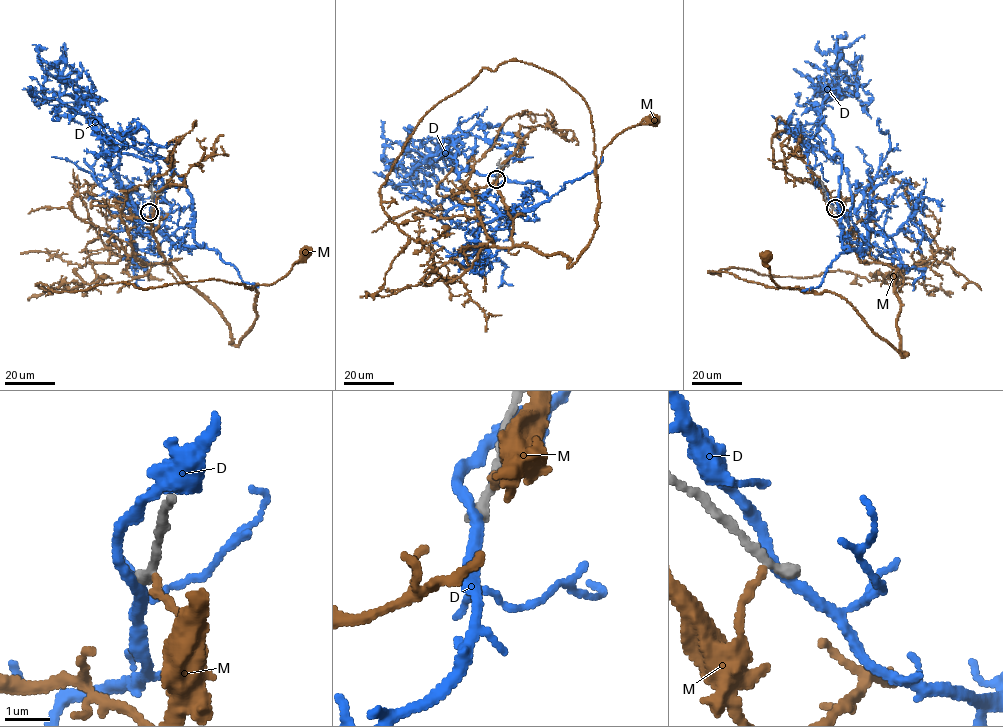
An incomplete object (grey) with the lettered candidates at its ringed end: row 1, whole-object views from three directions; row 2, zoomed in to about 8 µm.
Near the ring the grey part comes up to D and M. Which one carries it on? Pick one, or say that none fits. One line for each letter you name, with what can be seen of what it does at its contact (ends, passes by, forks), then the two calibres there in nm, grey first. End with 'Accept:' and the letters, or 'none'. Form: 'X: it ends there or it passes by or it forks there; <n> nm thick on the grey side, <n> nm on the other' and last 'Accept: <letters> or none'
Accept: none

